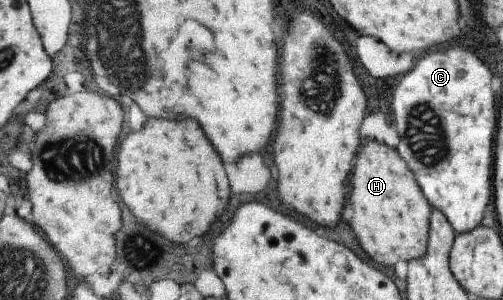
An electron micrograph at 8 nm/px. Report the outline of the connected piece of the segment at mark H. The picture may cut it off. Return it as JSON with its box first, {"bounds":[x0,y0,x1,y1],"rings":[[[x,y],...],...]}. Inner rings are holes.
{"bounds":[349,141,430,267],"rings":[[[370,141],[366,143],[360,153],[358,153],[358,161],[354,161],[354,177],[349,187],[352,187],[352,195],[350,195],[350,205],[354,209],[354,217],[351,219],[351,228],[357,237],[359,245],[364,249],[370,259],[374,260],[384,267],[393,267],[400,260],[407,263],[414,259],[422,259],[429,249],[430,234],[430,206],[429,198],[426,197],[421,189],[417,177],[410,171],[410,167],[406,165],[406,161],[390,147]]]}

